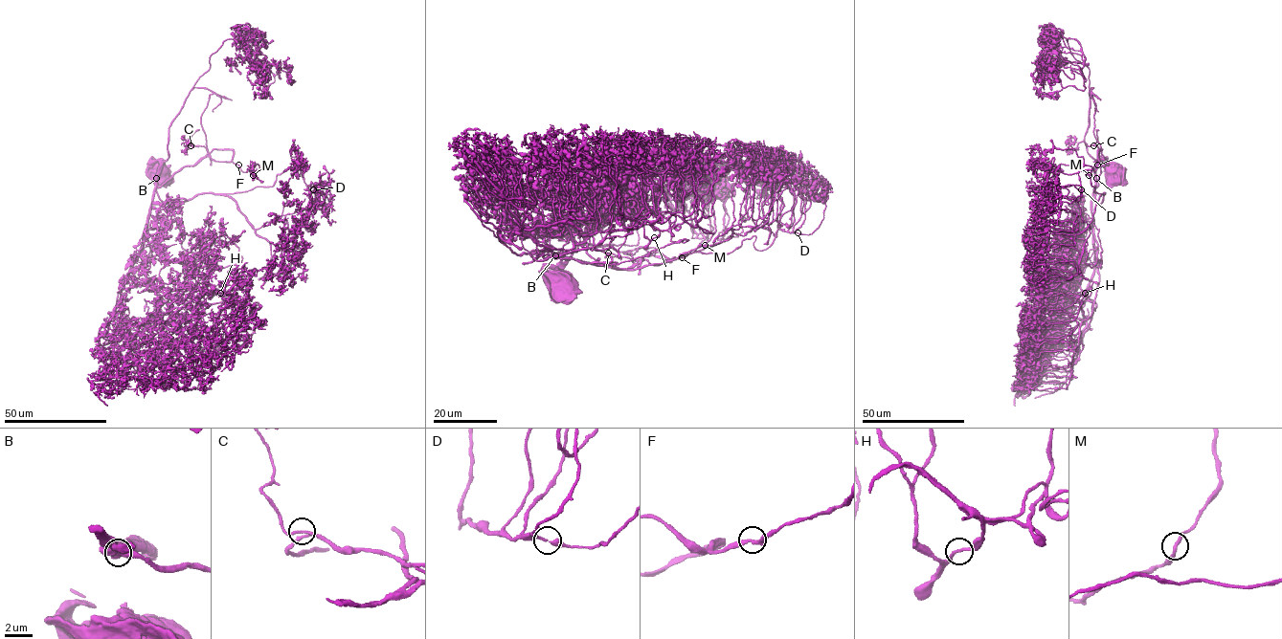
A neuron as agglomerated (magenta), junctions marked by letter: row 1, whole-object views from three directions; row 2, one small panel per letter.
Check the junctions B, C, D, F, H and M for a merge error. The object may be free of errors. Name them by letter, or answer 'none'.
none

